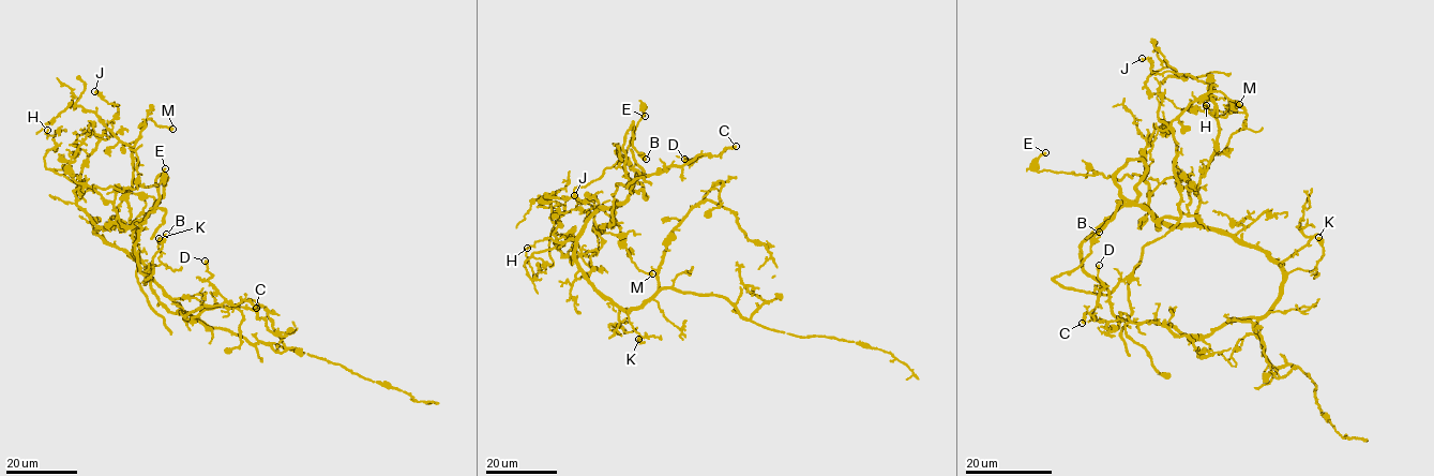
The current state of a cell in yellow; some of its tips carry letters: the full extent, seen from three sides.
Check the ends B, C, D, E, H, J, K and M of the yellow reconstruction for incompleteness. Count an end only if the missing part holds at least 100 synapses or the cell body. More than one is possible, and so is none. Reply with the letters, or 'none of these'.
none of these

